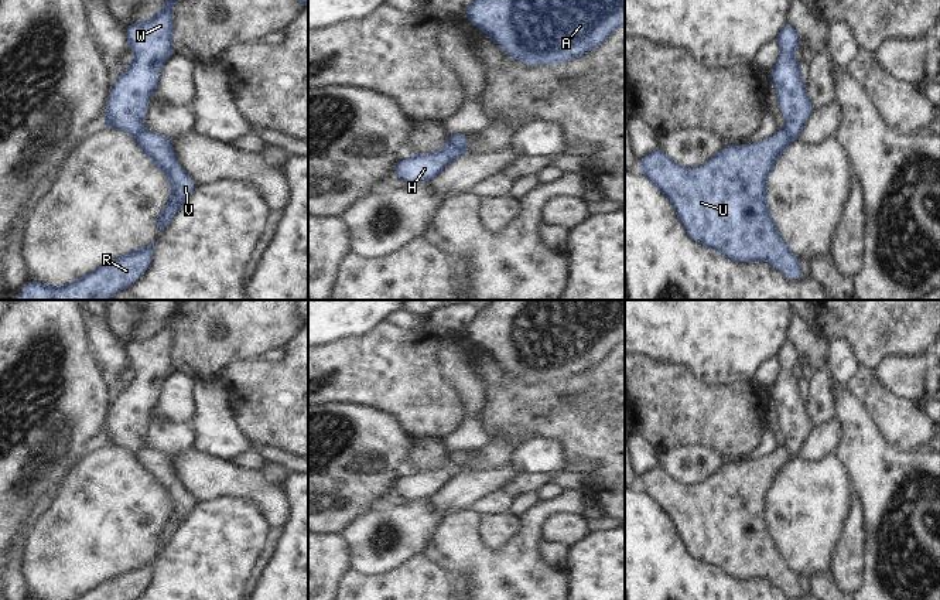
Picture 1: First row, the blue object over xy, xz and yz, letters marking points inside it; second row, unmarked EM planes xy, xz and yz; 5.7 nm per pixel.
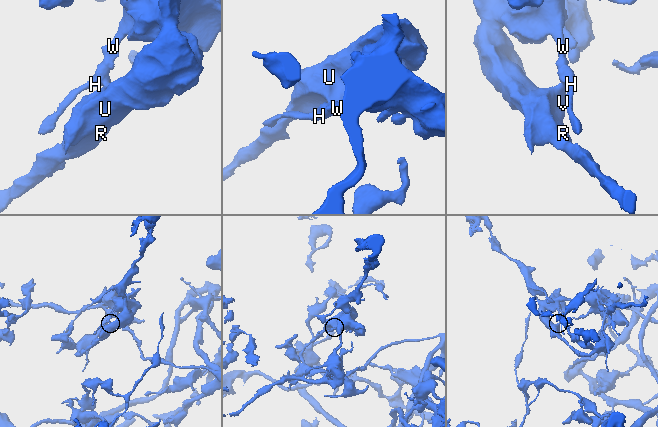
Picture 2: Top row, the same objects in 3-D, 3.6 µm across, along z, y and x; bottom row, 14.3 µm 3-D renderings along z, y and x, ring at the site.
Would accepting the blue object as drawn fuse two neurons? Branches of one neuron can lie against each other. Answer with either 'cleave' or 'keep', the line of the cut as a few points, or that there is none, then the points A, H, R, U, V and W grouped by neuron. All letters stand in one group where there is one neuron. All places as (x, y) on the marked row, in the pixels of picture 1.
cleave | xz (448, 142), (465, 152) | A R U V / H W

